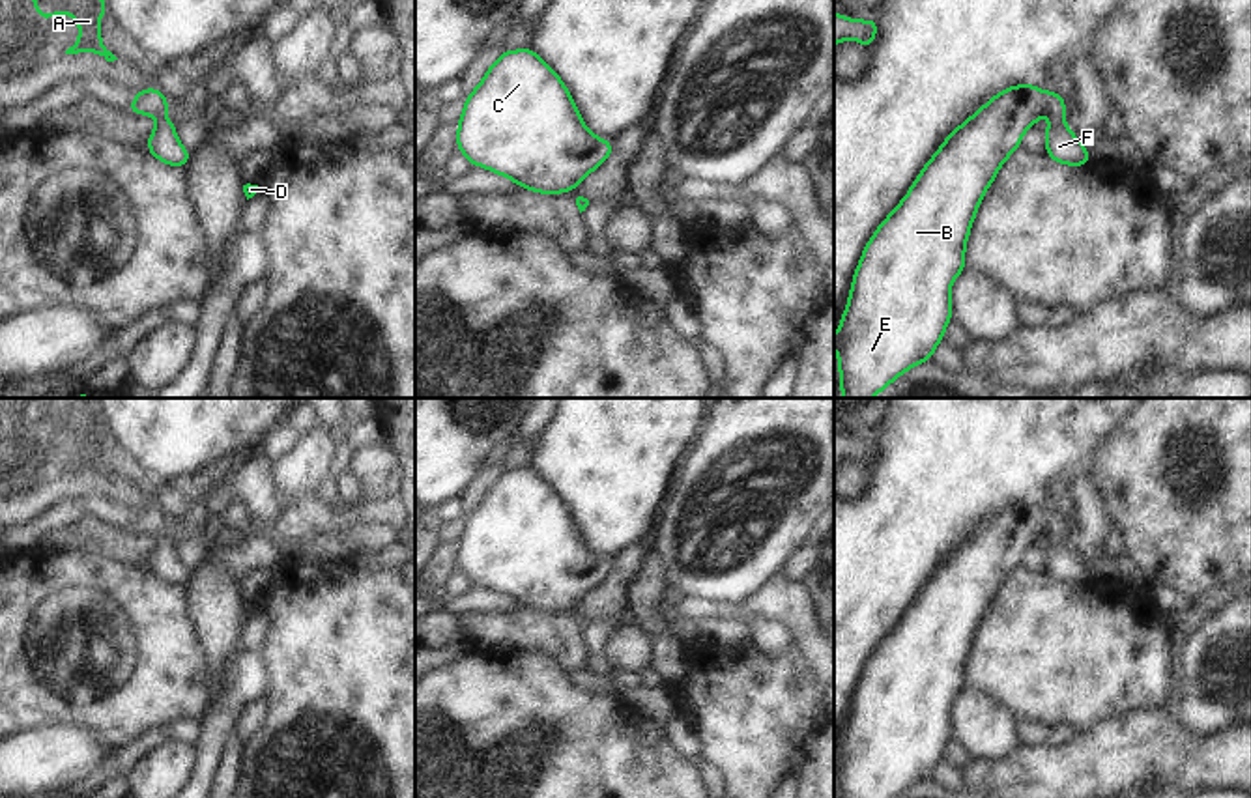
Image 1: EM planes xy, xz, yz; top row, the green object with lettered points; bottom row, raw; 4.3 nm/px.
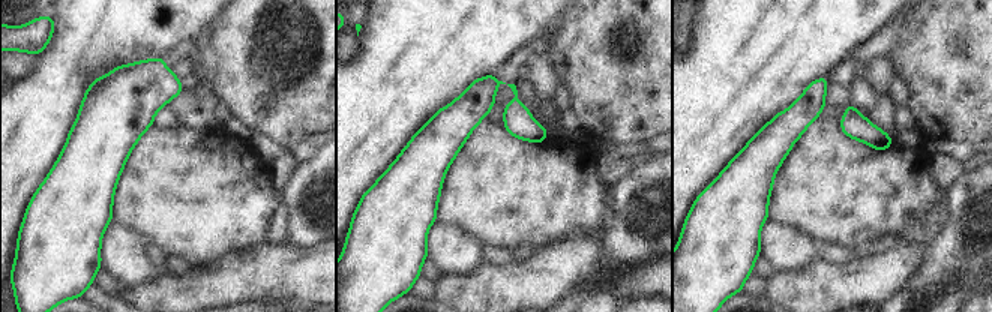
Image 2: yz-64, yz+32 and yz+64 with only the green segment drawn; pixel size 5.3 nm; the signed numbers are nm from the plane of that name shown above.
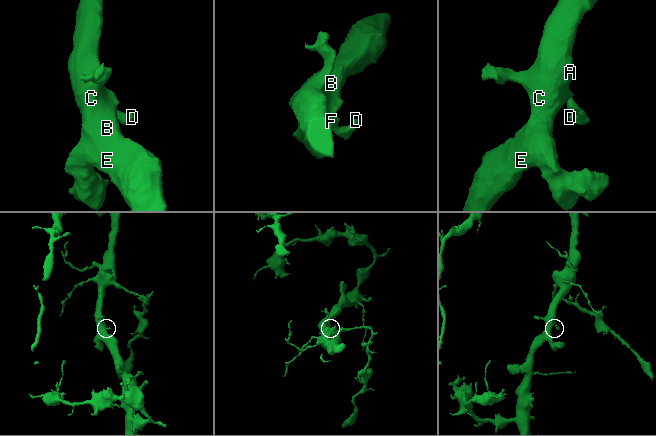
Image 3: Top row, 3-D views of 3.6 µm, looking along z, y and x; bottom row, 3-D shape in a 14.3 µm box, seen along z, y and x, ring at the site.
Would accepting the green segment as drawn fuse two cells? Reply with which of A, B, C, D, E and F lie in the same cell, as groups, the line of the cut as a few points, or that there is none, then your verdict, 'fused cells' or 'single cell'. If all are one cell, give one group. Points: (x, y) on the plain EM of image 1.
A B C D E F | no cut | single cell

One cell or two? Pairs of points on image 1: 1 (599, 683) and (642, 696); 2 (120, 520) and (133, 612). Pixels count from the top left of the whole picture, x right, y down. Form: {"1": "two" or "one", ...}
{"1": "one", "2": "two"}

